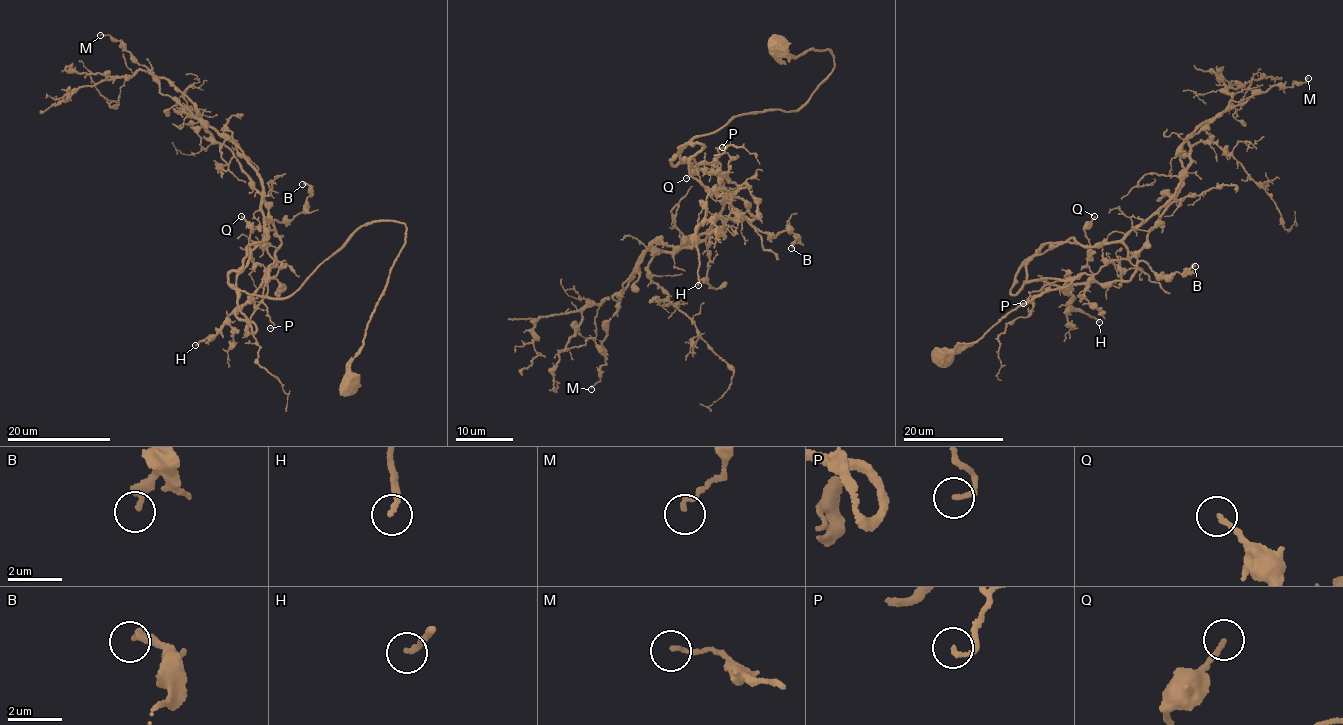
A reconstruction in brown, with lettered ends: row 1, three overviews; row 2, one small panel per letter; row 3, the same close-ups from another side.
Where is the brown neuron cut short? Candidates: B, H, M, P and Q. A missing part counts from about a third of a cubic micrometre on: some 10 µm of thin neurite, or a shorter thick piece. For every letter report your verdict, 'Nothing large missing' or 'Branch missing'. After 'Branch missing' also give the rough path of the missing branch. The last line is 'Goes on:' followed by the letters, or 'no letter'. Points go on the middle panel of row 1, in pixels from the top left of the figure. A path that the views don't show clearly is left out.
B: Nothing large missing
H: Branch missing
M: Nothing large missing
P: Nothing large missing
Q: Nothing large missing
Goes on: H

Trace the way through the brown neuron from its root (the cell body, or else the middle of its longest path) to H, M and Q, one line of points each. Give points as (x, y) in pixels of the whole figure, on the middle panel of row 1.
H: (779, 48), (834, 55), (805, 104), (739, 114), (679, 147), (704, 146), (689, 166), (708, 194), (698, 285)
M: (779, 48), (834, 68), (795, 111), (739, 114), (680, 152), (718, 170), (720, 218), (641, 254), (591, 389)
Q: (779, 48), (834, 68), (795, 111), (679, 147), (704, 146), (689, 173), (729, 193), (686, 178)

